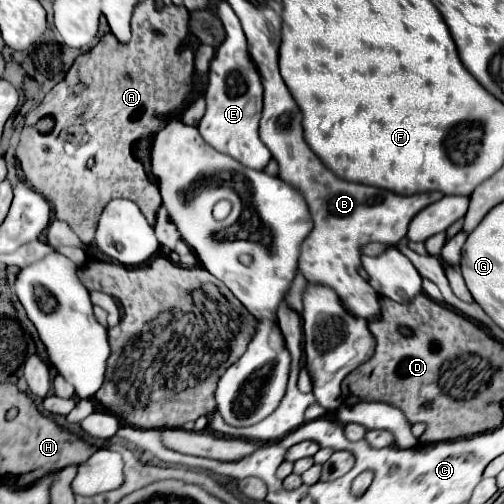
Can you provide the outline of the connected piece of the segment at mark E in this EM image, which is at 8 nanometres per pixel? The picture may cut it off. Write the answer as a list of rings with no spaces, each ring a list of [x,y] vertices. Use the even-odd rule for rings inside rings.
[[[227,2],[219,4],[219,18],[225,26],[225,40],[217,48],[215,58],[211,60],[209,68],[209,82],[205,88],[205,100],[207,100],[207,112],[199,122],[199,132],[203,140],[213,146],[215,150],[233,156],[243,166],[253,170],[263,170],[265,164],[271,160],[271,154],[267,152],[267,146],[259,140],[259,118],[263,108],[263,88],[259,72],[249,56],[247,40],[241,28],[239,18],[231,10]]]

